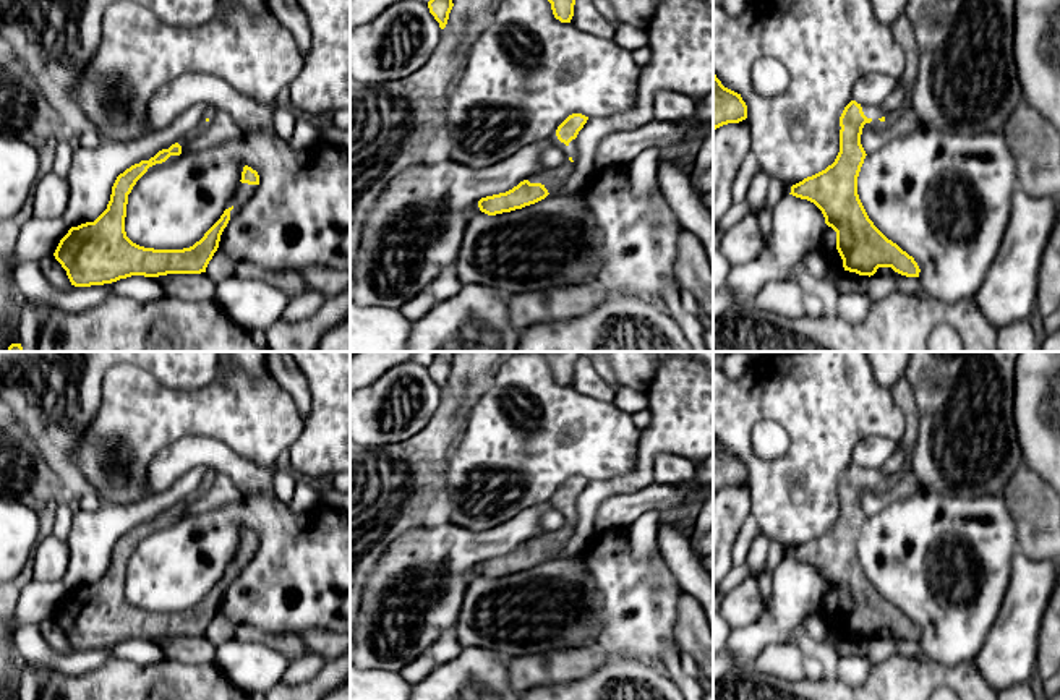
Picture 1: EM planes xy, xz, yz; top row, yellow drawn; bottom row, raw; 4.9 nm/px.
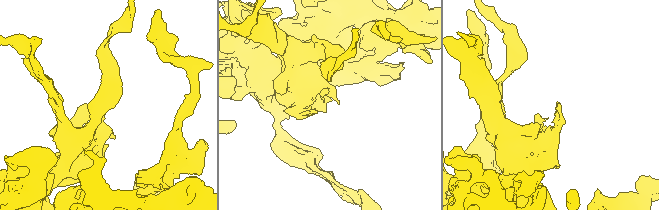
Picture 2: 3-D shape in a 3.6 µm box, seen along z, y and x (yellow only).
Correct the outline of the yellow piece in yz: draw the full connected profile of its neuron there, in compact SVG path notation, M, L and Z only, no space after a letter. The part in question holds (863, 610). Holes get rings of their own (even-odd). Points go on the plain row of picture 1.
M903 376L890 394L901 408L906 429L900 441L908 459L895 475L880 468L861 468L851 463L840 480L840 515L825 533L791 549L796 561L814 566L825 580L819 612L833 621L844 634L874 638L878 630L891 630L906 640L919 640L919 629L913 619L888 603L869 582L859 557L857 540L866 522L861 507L864 489L888 489L913 473L913 450L917 441L919 412L914 392Z

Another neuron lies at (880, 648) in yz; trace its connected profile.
M874 637L869 640L867 658L870 664L878 664L896 655L896 643L891 638Z

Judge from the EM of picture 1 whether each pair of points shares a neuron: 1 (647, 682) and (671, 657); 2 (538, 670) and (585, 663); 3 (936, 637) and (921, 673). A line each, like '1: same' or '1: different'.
1: different
2: same
3: different

